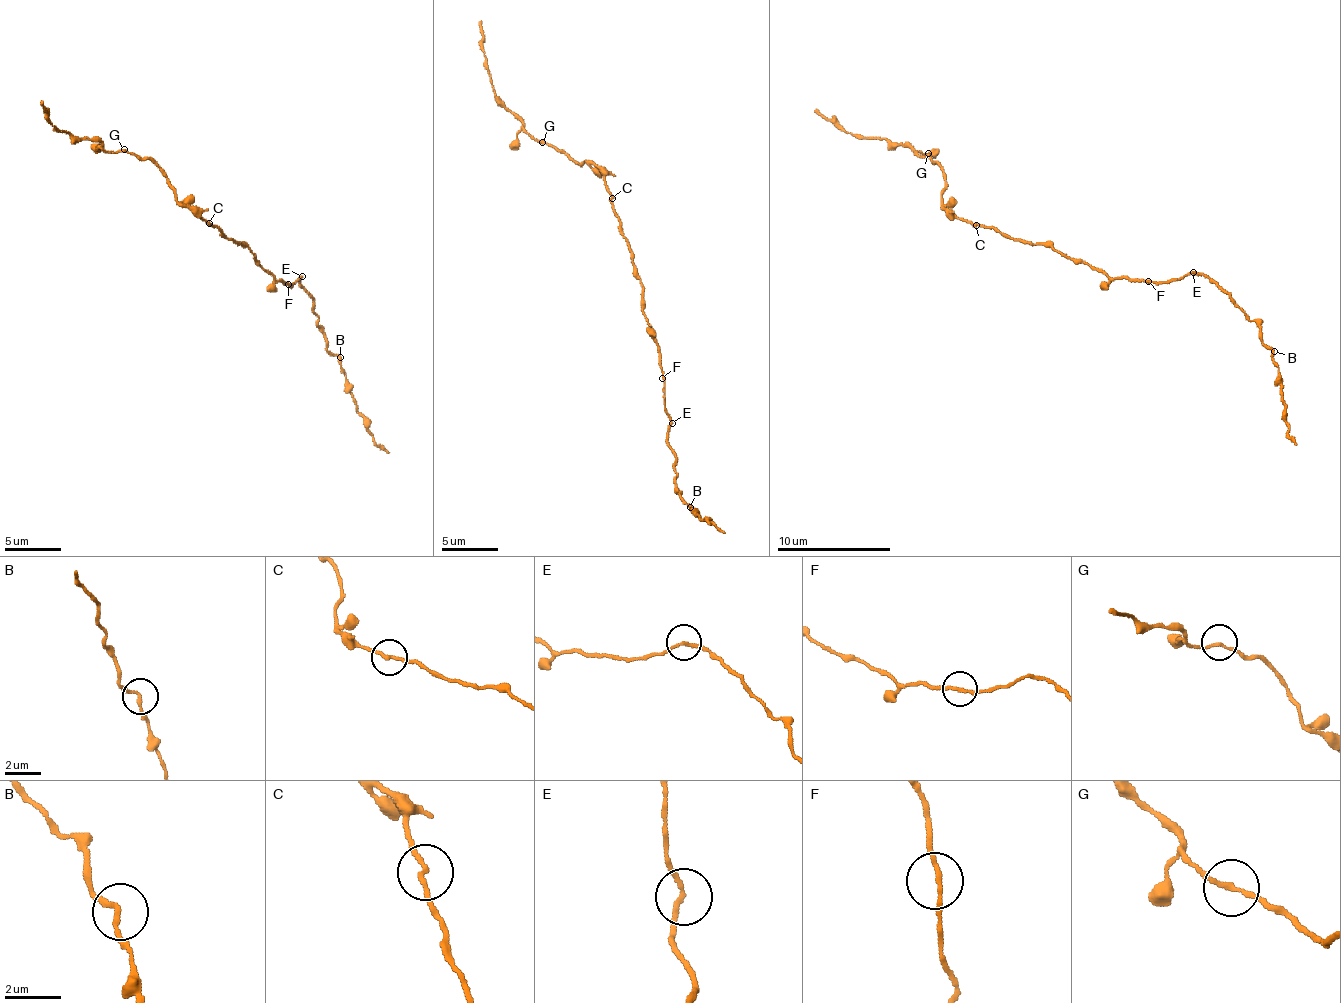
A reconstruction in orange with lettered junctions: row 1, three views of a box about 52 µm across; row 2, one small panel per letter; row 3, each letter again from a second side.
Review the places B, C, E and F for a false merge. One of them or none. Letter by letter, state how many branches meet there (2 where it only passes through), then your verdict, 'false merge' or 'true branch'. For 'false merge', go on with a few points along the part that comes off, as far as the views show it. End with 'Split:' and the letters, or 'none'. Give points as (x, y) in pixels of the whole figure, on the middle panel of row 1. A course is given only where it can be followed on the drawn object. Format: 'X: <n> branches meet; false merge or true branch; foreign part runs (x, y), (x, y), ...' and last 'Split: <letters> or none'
B: 2 branches meet; true branch
C: 2 branches meet; true branch
E: 2 branches meet; true branch
F: 2 branches meet; true branch
Split: none

